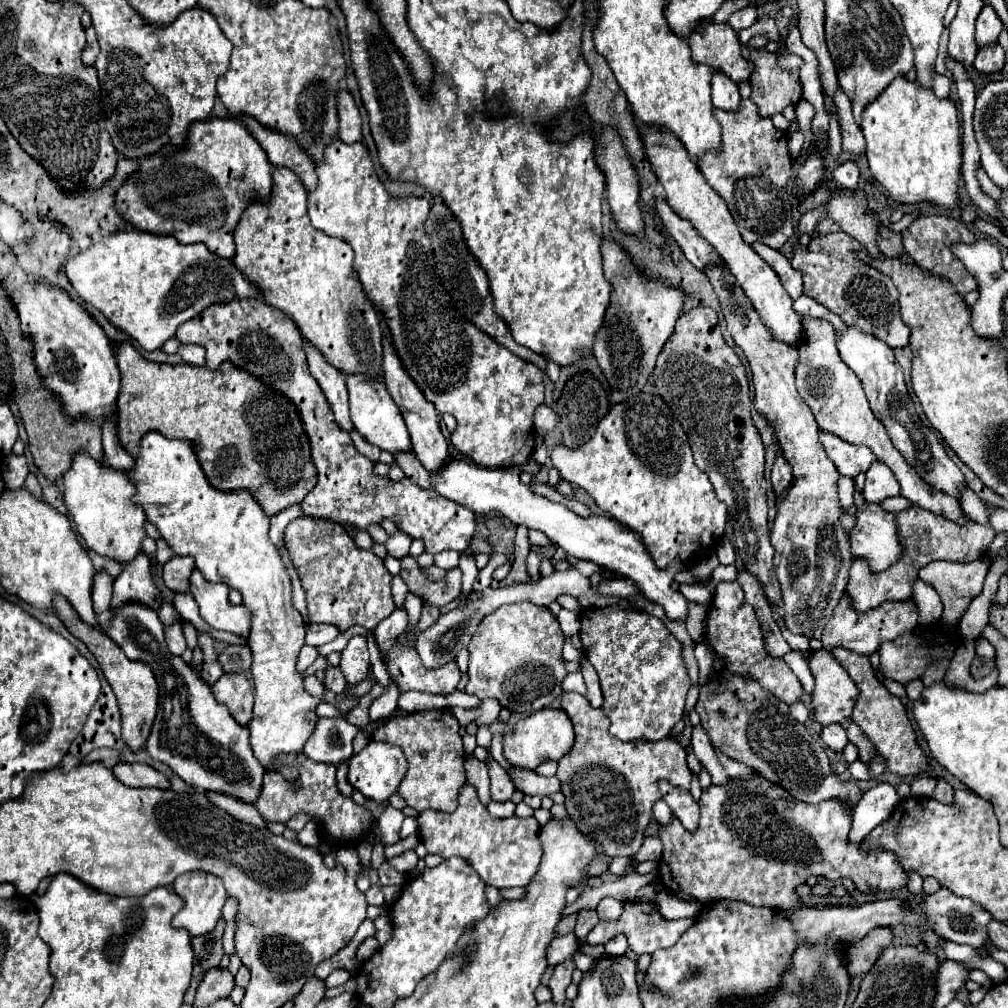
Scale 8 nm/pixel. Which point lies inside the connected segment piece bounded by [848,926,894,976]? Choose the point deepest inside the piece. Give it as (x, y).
(861, 956)

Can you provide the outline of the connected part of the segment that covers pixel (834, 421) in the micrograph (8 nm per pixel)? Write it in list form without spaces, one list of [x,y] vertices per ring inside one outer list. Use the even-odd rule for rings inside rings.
[[[804,316],[802,322],[808,334],[808,348],[798,350],[800,358],[796,366],[796,388],[798,388],[800,398],[810,406],[818,422],[818,428],[824,432],[832,432],[850,444],[868,446],[874,452],[874,456],[880,462],[884,462],[888,468],[892,468],[892,472],[896,474],[902,488],[900,496],[904,496],[912,504],[926,508],[930,512],[944,512],[950,520],[956,520],[962,524],[964,518],[962,518],[962,508],[958,500],[952,500],[952,496],[944,496],[942,492],[936,492],[936,488],[930,488],[930,484],[924,484],[924,480],[920,480],[914,468],[908,468],[908,462],[904,460],[904,456],[900,456],[898,448],[892,444],[890,436],[886,434],[884,424],[880,424],[880,420],[876,420],[876,416],[868,408],[864,386],[860,384],[858,376],[842,362],[838,348],[832,342],[832,324],[828,324],[826,320],[808,318],[808,316]]]

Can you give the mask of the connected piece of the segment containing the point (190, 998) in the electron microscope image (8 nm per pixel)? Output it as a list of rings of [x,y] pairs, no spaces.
[[[220,920],[212,932],[208,932],[204,936],[194,936],[192,938],[194,972],[192,972],[192,984],[190,984],[188,992],[184,994],[184,1002],[188,1002],[188,1004],[194,1002],[194,994],[196,994],[196,988],[198,988],[204,972],[220,964],[220,958],[224,954],[224,950],[222,950],[224,926],[226,926],[226,922]]]

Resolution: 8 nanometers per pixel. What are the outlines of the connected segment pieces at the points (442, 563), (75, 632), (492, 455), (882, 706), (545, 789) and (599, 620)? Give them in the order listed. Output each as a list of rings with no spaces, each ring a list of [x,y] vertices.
[[[440,552],[434,556],[434,564],[446,570],[452,570],[458,566],[458,552]]]
[[[56,596],[54,598],[54,610],[56,616],[66,624],[66,628],[72,632],[72,636],[76,636],[78,640],[82,640],[86,644],[86,648],[90,650],[90,654],[98,660],[108,684],[112,686],[118,706],[120,706],[120,714],[122,714],[122,740],[128,744],[130,750],[138,750],[140,746],[144,746],[154,716],[156,716],[156,706],[158,706],[158,684],[154,678],[154,672],[148,668],[148,664],[140,662],[140,660],[128,660],[126,654],[118,648],[118,644],[114,644],[104,632],[100,632],[96,626],[84,624],[78,616],[78,612],[68,604],[68,600],[64,600],[64,596]]]
[[[338,136],[324,148],[324,160],[316,164],[318,186],[308,192],[308,214],[312,226],[328,236],[340,236],[354,248],[354,268],[364,286],[366,296],[374,302],[380,314],[388,318],[394,348],[416,380],[424,396],[434,402],[438,412],[448,412],[456,418],[458,428],[452,432],[450,442],[478,466],[508,468],[526,462],[534,452],[534,408],[544,402],[542,370],[524,362],[504,346],[496,344],[488,334],[480,332],[464,320],[452,306],[448,294],[434,274],[434,254],[430,238],[424,234],[424,220],[430,202],[422,196],[396,198],[390,196],[382,180],[376,176],[368,148],[362,142],[344,144]]]
[[[832,648],[830,654],[838,660],[840,666],[844,666],[844,670],[850,674],[850,678],[856,682],[856,686],[860,690],[858,700],[854,704],[852,720],[860,726],[860,730],[872,742],[876,754],[884,758],[886,770],[892,774],[898,774],[898,776],[916,776],[916,774],[932,772],[932,766],[930,766],[926,754],[922,752],[922,748],[916,742],[916,732],[914,732],[912,722],[908,720],[904,704],[900,702],[900,698],[892,696],[878,682],[878,678],[874,676],[874,670],[870,666],[868,656],[860,656],[860,654],[848,652],[844,648]]]
[[[510,768],[508,776],[512,780],[512,784],[522,790],[524,794],[540,794],[540,796],[550,796],[554,792],[560,792],[560,780],[556,776],[552,778],[544,778],[538,776],[532,770],[524,770],[524,768]]]
[[[617,605],[604,608],[588,608],[580,612],[580,640],[586,658],[592,662],[600,676],[600,686],[604,694],[602,710],[610,718],[610,734],[618,740],[660,740],[666,738],[674,724],[682,720],[684,700],[690,688],[690,676],[682,660],[684,644],[674,638],[662,620],[650,614],[640,614],[634,610],[622,610]]]

